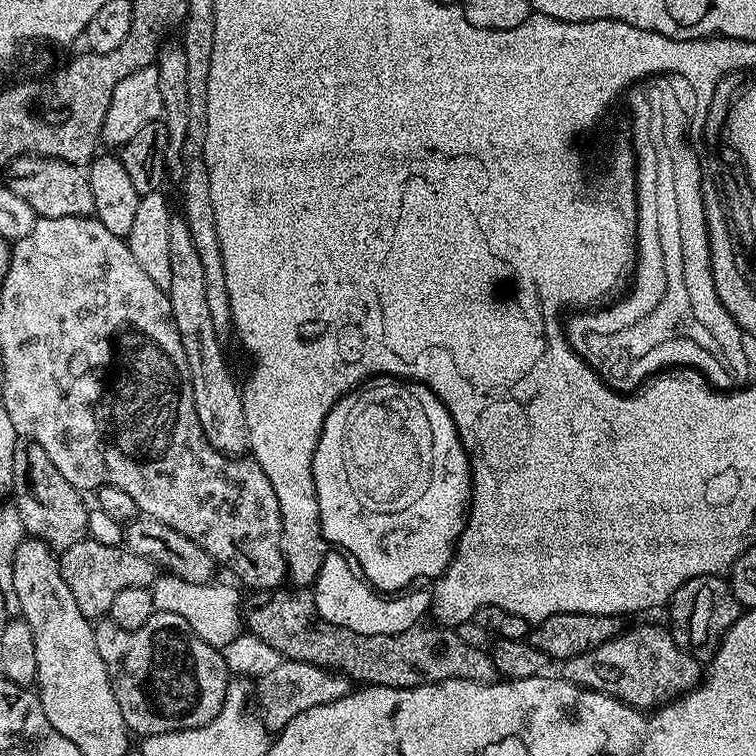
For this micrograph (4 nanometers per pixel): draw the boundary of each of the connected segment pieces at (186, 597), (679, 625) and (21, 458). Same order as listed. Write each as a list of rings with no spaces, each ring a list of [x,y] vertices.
[[[160,574],[151,589],[157,611],[185,618],[190,628],[208,645],[222,649],[236,640],[243,631],[242,598],[240,600],[239,592],[228,584],[190,583],[177,576]]]
[[[723,575],[695,576],[690,578],[672,595],[667,605],[667,627],[670,629],[674,642],[687,651],[715,653],[719,643],[724,639],[730,628],[742,615],[740,603],[734,598],[732,587]]]
[[[20,442],[14,450],[13,484],[14,505],[21,516],[25,533],[31,539],[41,540],[53,550],[74,546],[88,536],[89,505],[84,505],[81,493],[66,478],[58,466],[50,462],[46,450],[35,442]]]

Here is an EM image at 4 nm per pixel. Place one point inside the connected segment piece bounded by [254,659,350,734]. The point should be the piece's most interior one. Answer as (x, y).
(293, 687)

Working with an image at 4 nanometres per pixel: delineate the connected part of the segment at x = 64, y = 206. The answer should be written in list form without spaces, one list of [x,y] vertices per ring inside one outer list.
[[[19,156],[6,166],[6,186],[18,198],[30,206],[40,218],[70,218],[71,216],[92,216],[94,194],[90,190],[88,173],[79,164],[62,162],[41,156]]]

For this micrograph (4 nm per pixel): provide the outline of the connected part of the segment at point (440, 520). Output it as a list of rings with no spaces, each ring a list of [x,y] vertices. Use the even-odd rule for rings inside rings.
[[[376,378],[343,396],[326,418],[324,429],[318,438],[318,446],[314,450],[312,473],[320,507],[320,531],[325,541],[351,557],[360,576],[377,592],[396,594],[401,590],[411,589],[417,582],[426,582],[422,580],[432,582],[444,575],[448,563],[452,561],[460,533],[464,531],[472,495],[472,469],[468,463],[468,453],[460,443],[460,436],[456,433],[450,414],[444,408],[443,402],[430,389],[415,382],[405,382],[400,378]],[[370,456],[378,458],[374,460],[374,464],[396,462],[398,468],[398,464],[412,462],[410,468],[422,466],[428,472],[434,472],[432,474],[434,486],[430,486],[430,492],[426,492],[420,498],[414,512],[412,514],[408,512],[408,516],[412,518],[410,526],[408,522],[404,526],[404,520],[408,520],[406,514],[372,516],[358,508],[346,480],[348,476],[346,470],[354,470],[354,464],[358,464],[360,460],[364,462]],[[398,520],[402,522],[402,526],[392,530],[392,522],[398,524]]]

